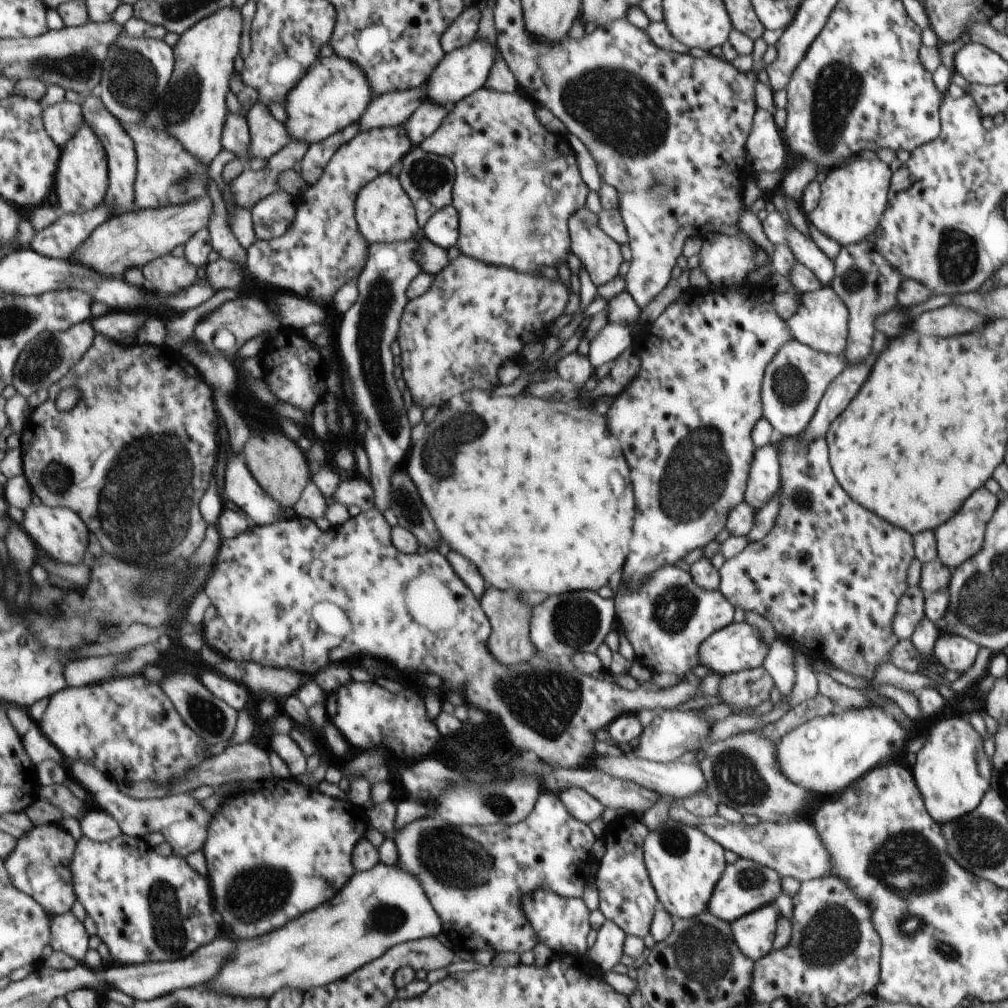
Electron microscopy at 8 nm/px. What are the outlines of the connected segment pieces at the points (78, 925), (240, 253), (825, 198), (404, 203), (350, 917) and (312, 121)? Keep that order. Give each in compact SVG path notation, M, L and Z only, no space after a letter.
M72 911L53 917L51 946L54 950L84 961L90 952L90 937L84 920L78 920Z
M213 180L210 181L210 195L215 201L215 213L211 224L208 226L210 232L212 232L214 248L221 257L238 262L246 270L249 259L248 249L240 242L240 239L232 230L231 222L228 222L228 208L223 200L222 190Z
M856 156L828 172L826 180L821 182L820 200L816 208L806 216L808 222L841 247L866 241L867 236L877 232L885 216L886 206L889 205L890 168L880 159L865 160Z
M389 172L381 174L358 193L358 230L365 235L370 245L372 243L408 242L416 236L420 228L417 223L416 209L417 207L412 204L408 194L404 192L398 176L393 176Z
M378 862L366 872L357 871L346 890L342 890L334 900L326 902L326 906L320 906L318 910L312 910L310 914L290 921L282 930L278 929L256 940L242 940L242 950L238 950L238 958L234 958L234 962L230 962L226 970L222 970L220 978L212 980L212 984L207 987L208 990L222 990L224 994L232 996L266 1000L272 1000L286 986L307 993L352 976L362 966L380 958L394 945L436 937L443 929L441 917L434 910L433 903L418 878L410 872L404 872L398 865L386 866Z
M336 54L331 57L320 57L309 70L309 73L290 92L284 106L290 120L286 128L292 140L318 144L331 136L346 130L351 124L359 124L361 117L372 104L373 89L365 71L348 58Z

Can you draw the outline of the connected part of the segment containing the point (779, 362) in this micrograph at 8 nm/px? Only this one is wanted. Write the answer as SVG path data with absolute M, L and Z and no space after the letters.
M794 339L786 342L766 367L761 386L763 417L772 424L776 435L799 435L813 420L829 386L847 366L844 352L824 354Z

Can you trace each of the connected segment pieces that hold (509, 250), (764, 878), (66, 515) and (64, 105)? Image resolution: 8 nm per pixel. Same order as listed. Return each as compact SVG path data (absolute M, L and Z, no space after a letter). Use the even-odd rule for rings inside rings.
M482 87L451 106L437 132L421 142L419 147L448 157L454 163L455 181L451 205L456 208L459 218L458 250L464 256L490 266L504 266L517 270L520 274L540 276L543 267L556 268L560 262L567 262L568 254L572 253L569 218L578 208L585 206L589 190L578 172L572 150L568 146L556 146L556 136L552 136L542 126L536 107L521 91L497 93ZM514 148L520 152L518 160L514 160Z
M738 858L735 863L728 864L724 876L718 881L713 897L710 898L708 913L732 924L738 918L753 913L770 902L776 902L778 894L783 891L780 882L776 870L748 858Z
M46 503L32 504L25 510L24 518L25 530L31 535L33 540L40 545L52 558L63 564L80 564L84 562L88 546L90 546L90 535L92 530L86 524L86 520L81 514L72 510L70 507L48 506Z
M64 100L61 103L47 106L45 112L46 128L48 128L50 136L65 148L84 126L84 114L81 102L74 103Z

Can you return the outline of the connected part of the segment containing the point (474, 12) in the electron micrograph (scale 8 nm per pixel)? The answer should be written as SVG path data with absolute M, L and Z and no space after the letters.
M482 4L471 5L442 36L442 47L449 53L477 39Z

